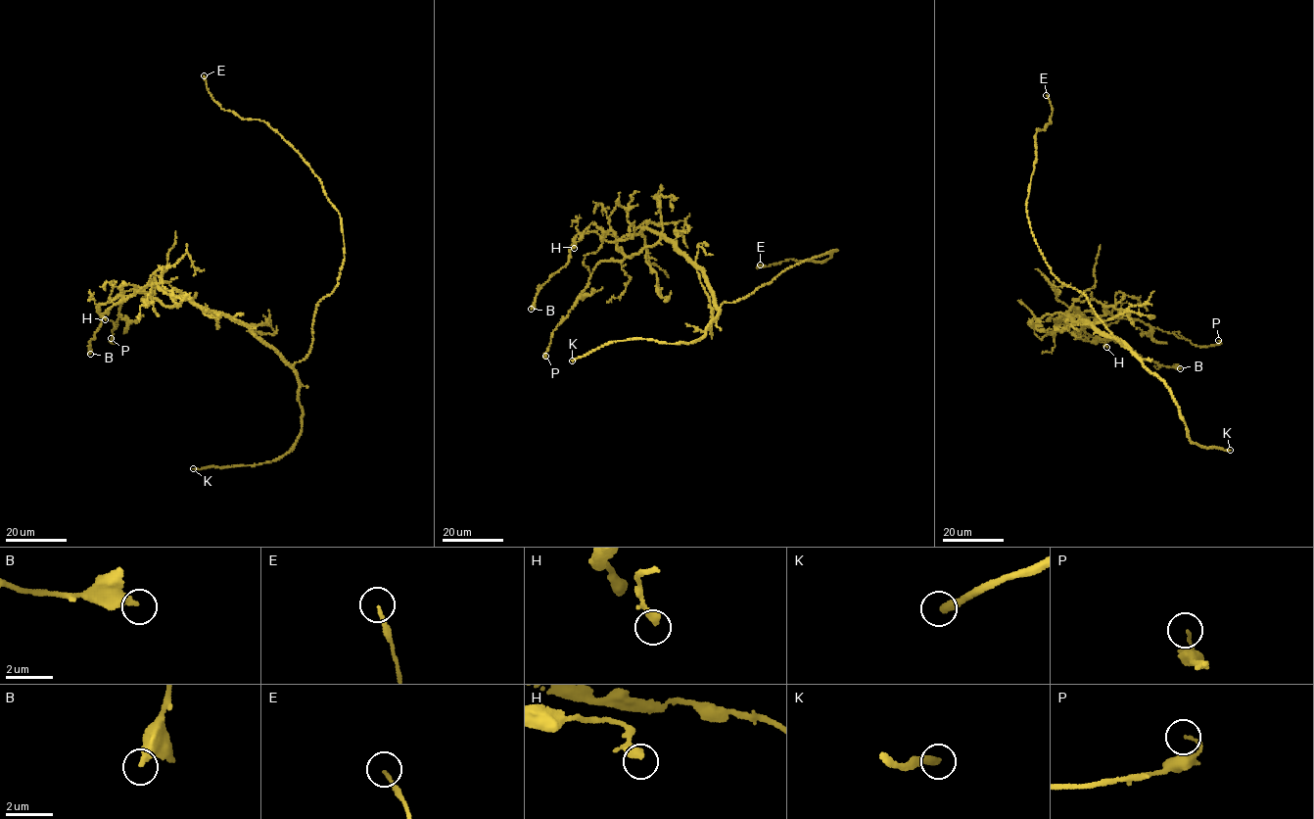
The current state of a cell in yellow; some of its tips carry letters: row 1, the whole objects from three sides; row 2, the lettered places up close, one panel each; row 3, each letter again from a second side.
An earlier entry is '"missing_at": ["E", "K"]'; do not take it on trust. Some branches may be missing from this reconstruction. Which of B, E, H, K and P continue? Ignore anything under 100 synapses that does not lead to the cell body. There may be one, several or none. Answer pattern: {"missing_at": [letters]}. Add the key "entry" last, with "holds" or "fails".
{"missing_at": ["E", "K"], "entry": "holds"}

